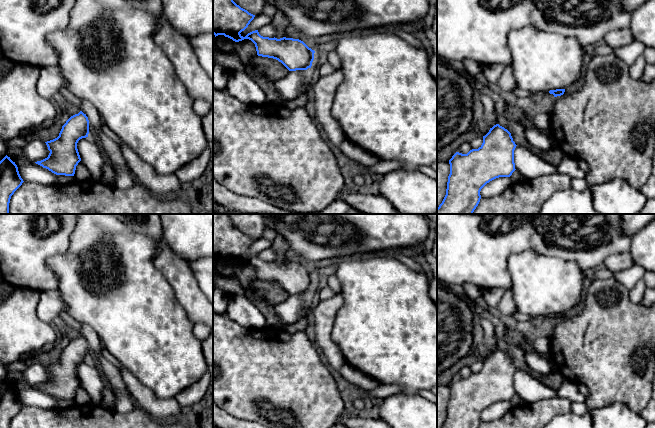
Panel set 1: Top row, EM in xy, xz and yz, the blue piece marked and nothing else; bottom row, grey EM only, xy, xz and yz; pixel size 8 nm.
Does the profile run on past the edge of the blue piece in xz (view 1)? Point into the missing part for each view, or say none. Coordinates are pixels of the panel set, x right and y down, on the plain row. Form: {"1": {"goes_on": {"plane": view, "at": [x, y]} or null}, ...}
{"1": {"goes_on": null}}

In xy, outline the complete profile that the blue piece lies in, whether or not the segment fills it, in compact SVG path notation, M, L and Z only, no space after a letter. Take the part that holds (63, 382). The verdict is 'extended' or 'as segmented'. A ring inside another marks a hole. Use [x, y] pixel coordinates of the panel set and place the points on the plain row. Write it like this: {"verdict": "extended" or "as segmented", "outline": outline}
{"verdict": "as segmented", "outline": "M80 335L66 345L57 362L45 366L50 377L47 382L35 387L56 399L74 400L81 385L77 367L88 358L88 341Z"}

